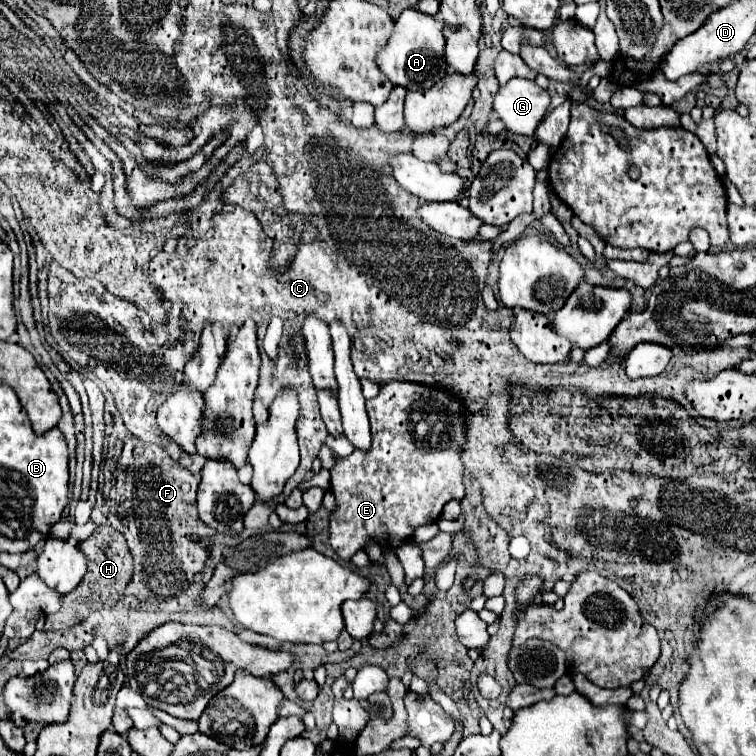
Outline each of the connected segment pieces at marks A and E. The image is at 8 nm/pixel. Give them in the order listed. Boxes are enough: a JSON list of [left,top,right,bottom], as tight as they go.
[[377,9,447,91],[329,381,467,563]]

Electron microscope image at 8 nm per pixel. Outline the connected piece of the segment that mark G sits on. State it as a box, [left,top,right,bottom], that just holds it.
[493,79,547,139]

